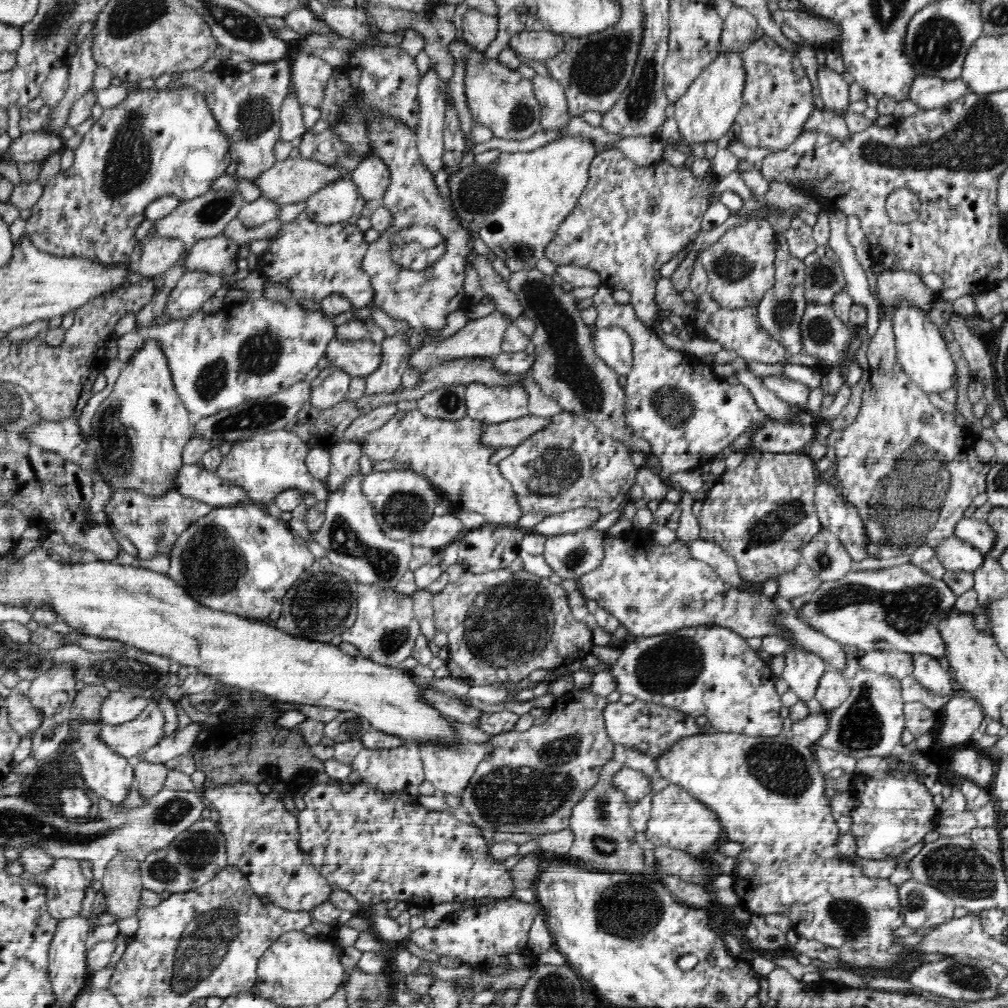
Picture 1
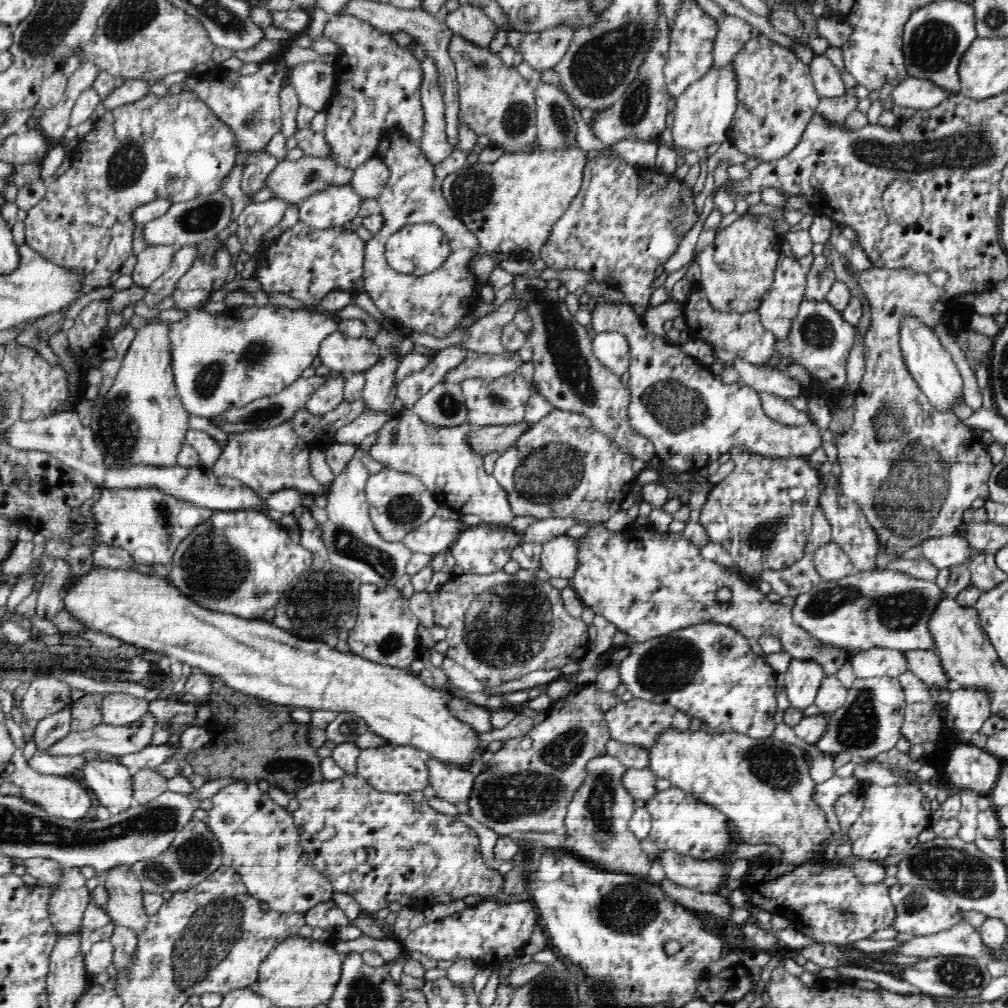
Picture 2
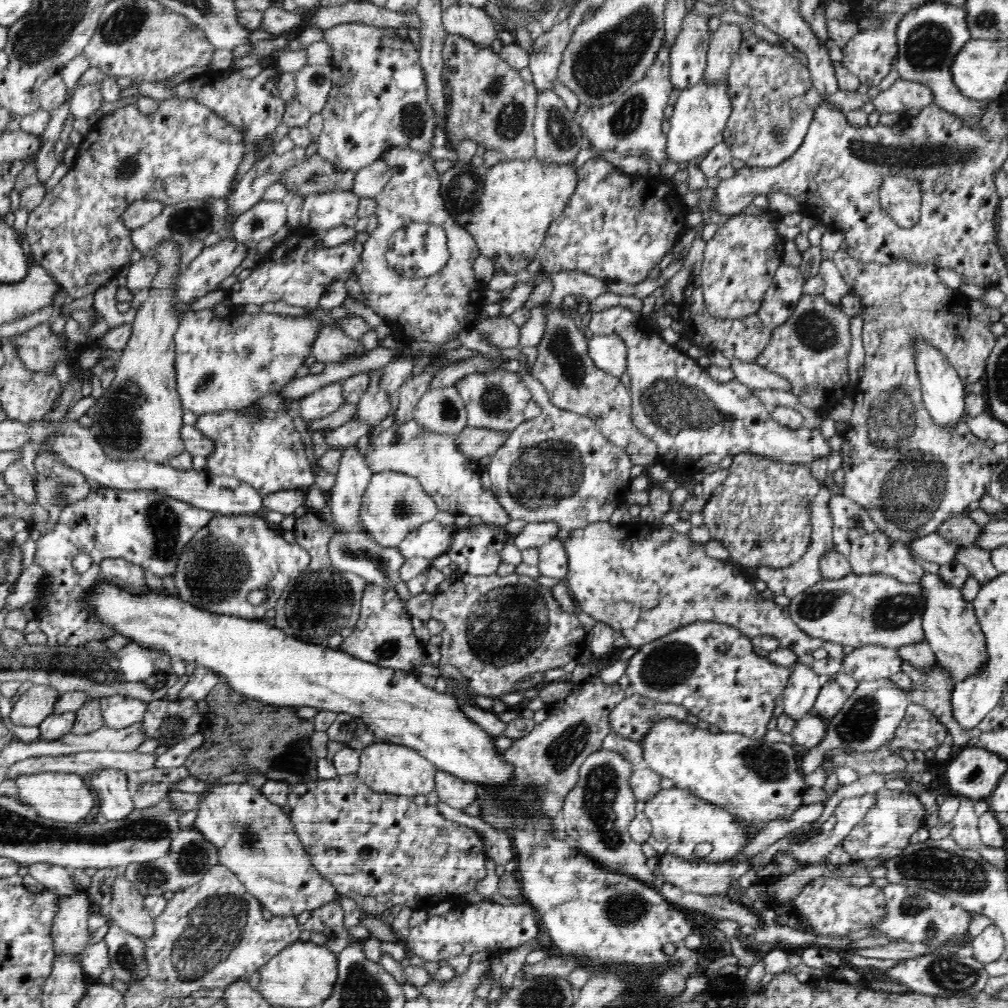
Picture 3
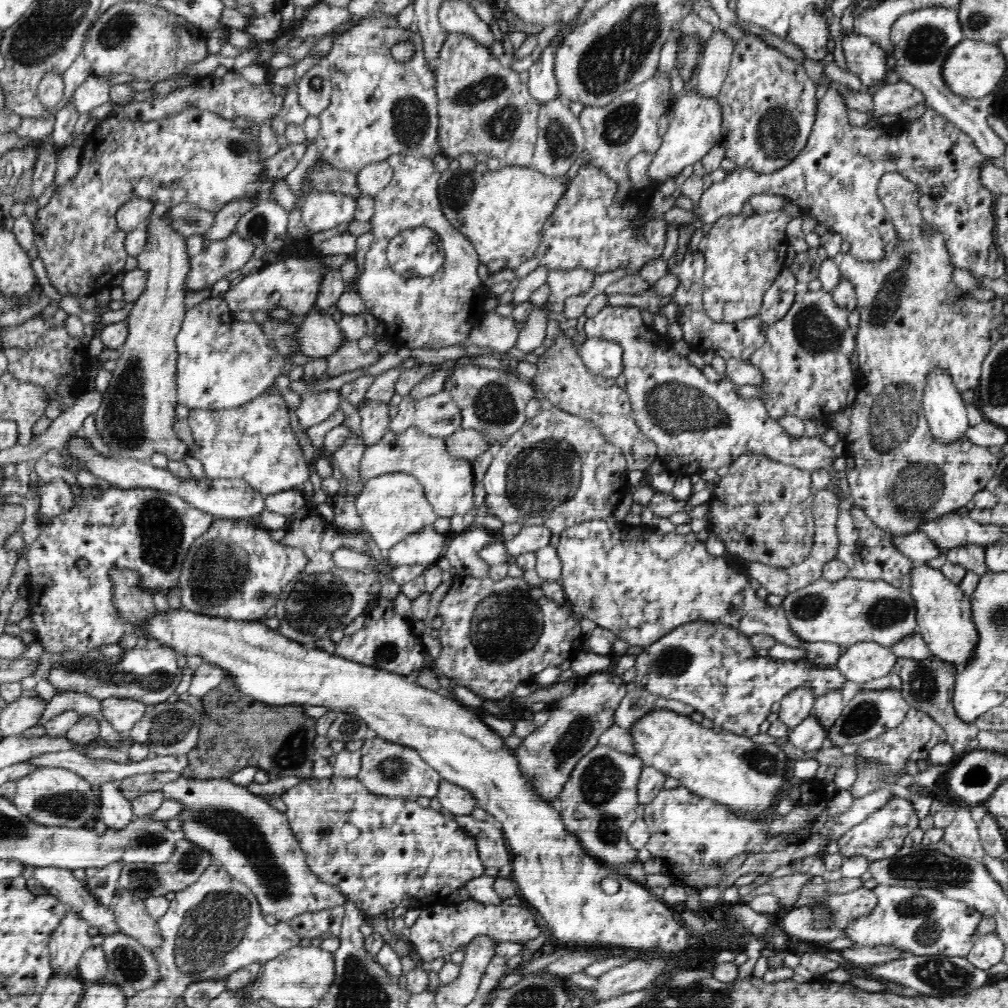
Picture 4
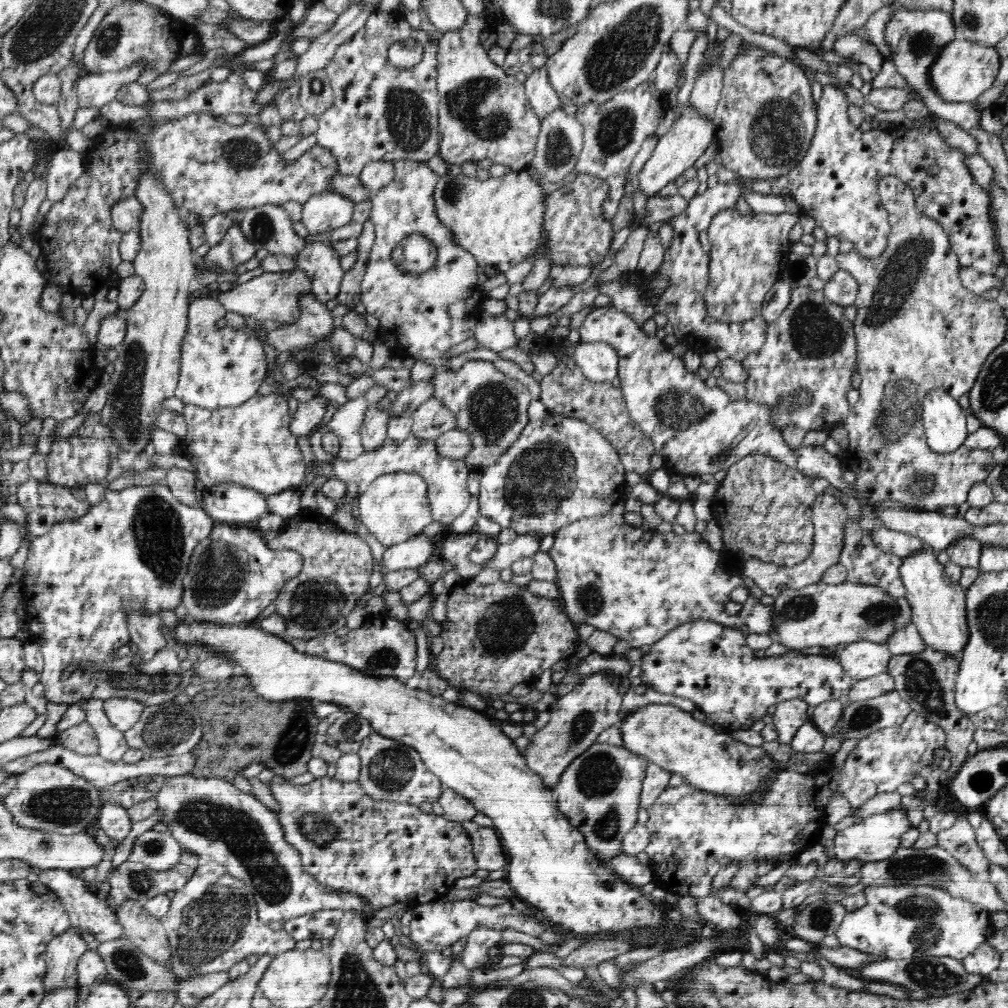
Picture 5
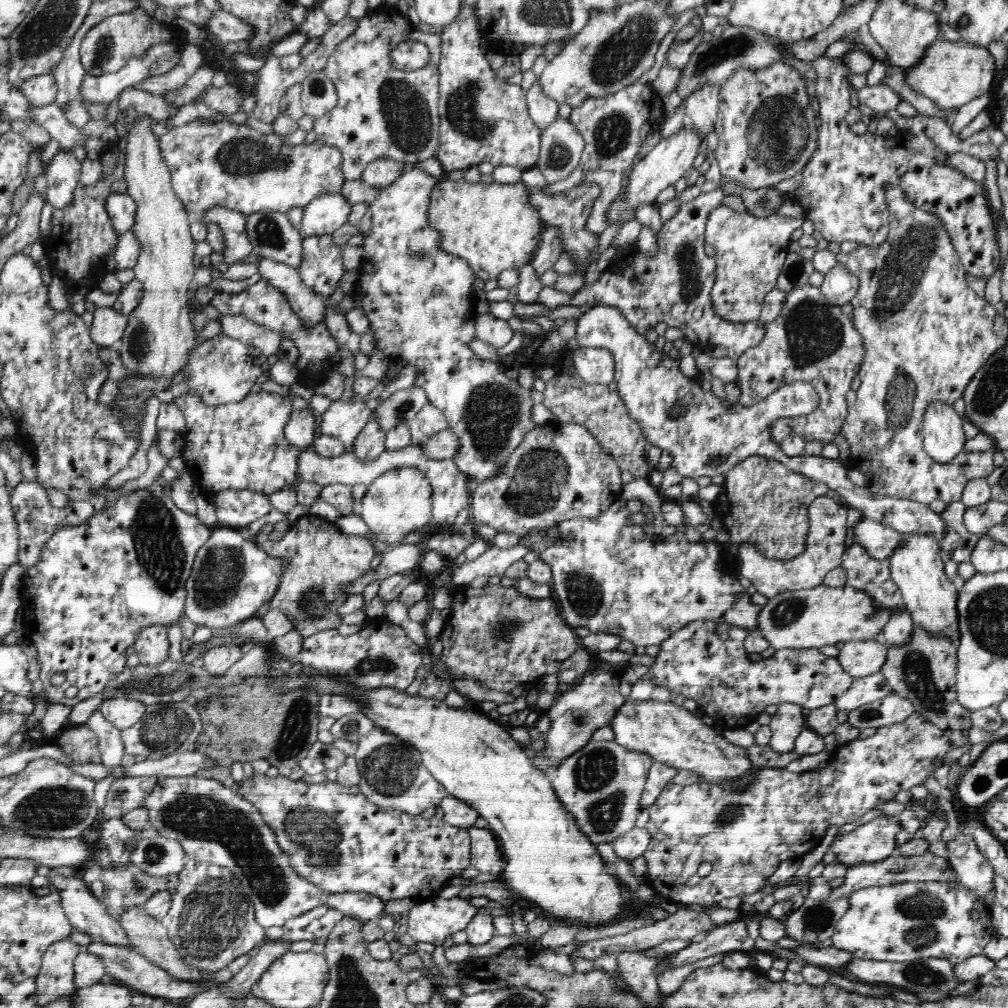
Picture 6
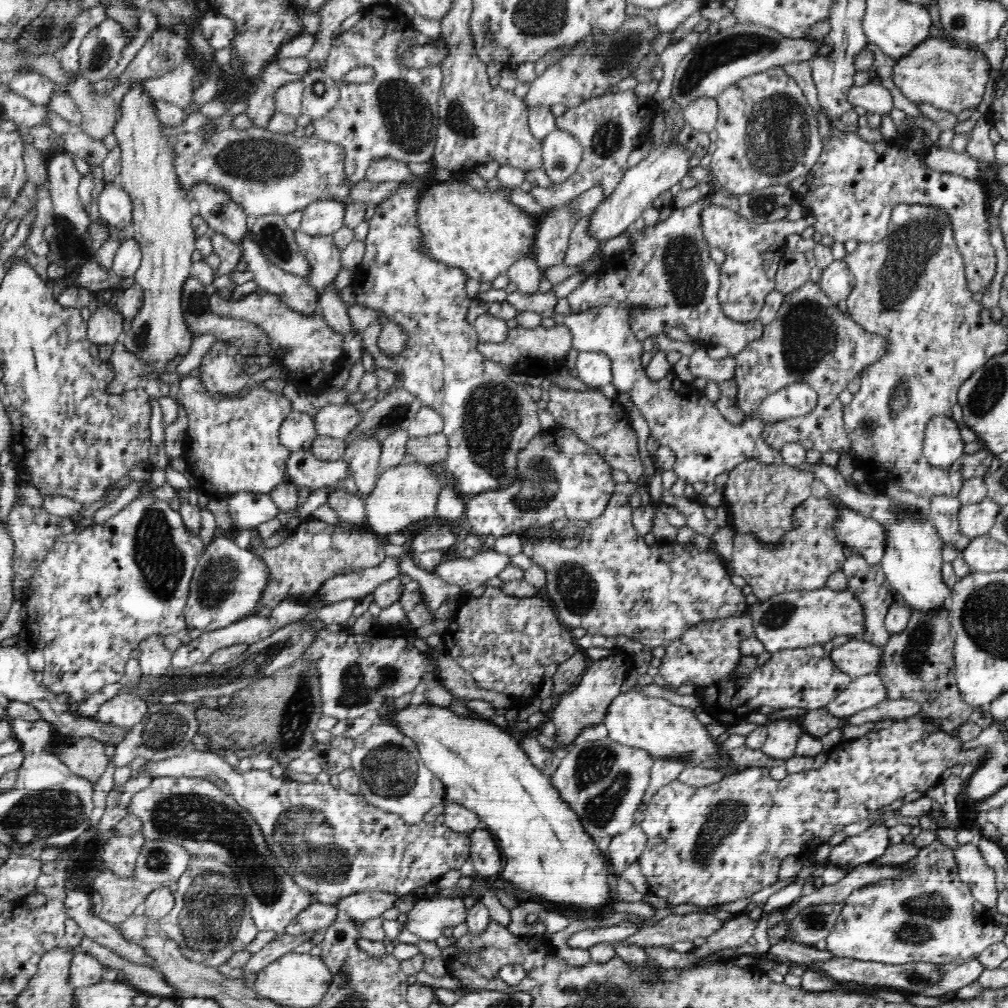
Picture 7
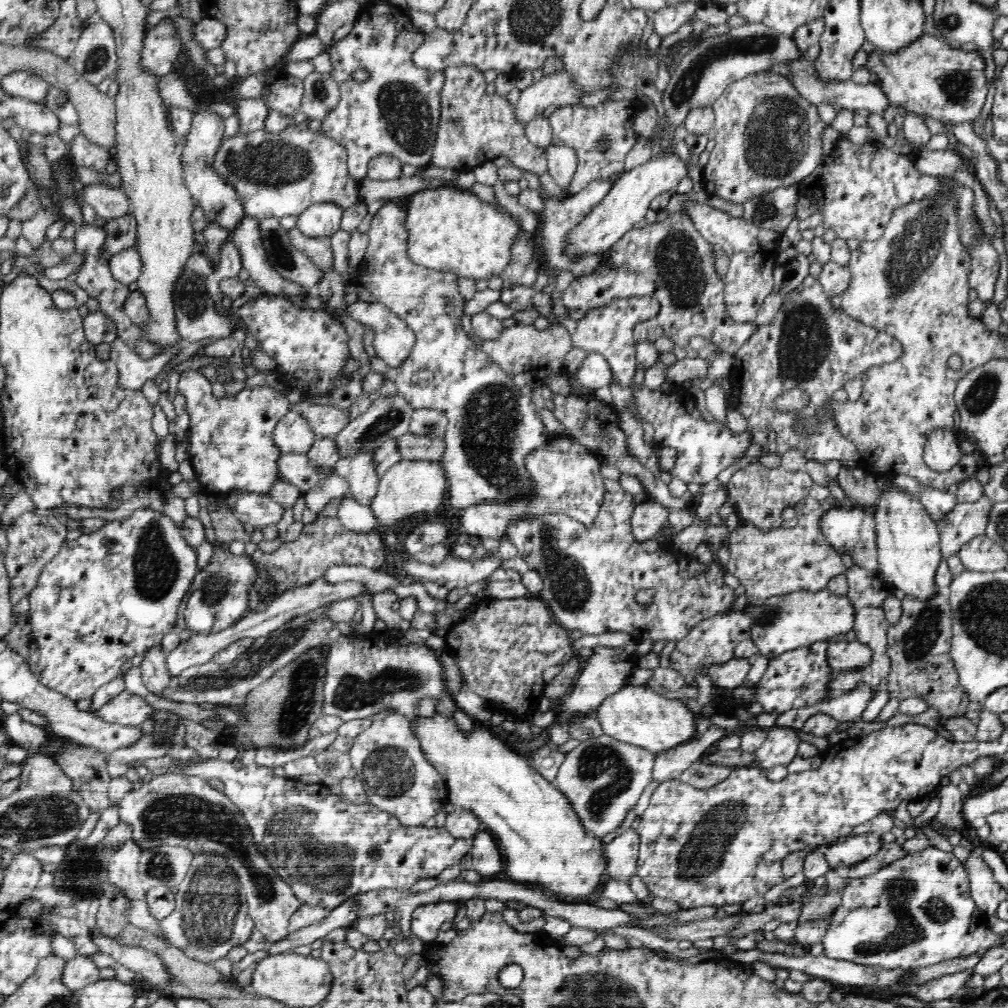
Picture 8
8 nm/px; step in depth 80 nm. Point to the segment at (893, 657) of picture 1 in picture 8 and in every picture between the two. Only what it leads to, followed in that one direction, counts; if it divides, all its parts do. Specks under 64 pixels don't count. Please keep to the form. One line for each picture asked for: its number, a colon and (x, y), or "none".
2: (891, 663)
3: (871, 662)
4: (863, 662)
5: (861, 660)
6: (860, 659)
7: (854, 657)
8: (844, 654)

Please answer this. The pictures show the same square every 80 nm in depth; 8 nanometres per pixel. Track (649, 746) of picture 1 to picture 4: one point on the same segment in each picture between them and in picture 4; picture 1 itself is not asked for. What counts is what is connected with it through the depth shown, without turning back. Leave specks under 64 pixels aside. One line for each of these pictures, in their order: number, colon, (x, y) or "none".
2: (640, 722)
3: (631, 718)
4: (636, 704)

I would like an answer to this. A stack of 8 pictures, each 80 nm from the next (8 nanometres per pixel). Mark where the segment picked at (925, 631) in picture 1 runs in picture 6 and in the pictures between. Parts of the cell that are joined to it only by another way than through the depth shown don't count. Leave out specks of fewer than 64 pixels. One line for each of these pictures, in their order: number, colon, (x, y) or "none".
2: (885, 609)
3: (858, 610)
4: (851, 611)
5: (824, 615)
6: (803, 619)

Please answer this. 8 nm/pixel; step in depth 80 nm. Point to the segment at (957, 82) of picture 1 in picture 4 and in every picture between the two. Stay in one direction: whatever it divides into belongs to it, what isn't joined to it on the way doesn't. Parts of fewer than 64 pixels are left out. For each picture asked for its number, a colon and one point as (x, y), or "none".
2: (915, 93)
3: (903, 95)
4: (893, 98)

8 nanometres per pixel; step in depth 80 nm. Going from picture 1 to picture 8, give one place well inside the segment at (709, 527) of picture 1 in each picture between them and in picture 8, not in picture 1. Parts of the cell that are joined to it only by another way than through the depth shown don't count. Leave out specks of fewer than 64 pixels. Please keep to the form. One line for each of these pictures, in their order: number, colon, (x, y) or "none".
2: (761, 513)
3: (761, 513)
4: (761, 509)
5: (764, 508)
6: (762, 502)
7: (760, 498)
8: (760, 494)

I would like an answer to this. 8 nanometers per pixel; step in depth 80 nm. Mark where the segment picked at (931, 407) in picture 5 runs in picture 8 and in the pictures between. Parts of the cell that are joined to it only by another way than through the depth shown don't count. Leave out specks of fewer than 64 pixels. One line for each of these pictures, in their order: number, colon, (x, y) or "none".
6: (943, 437)
7: (943, 446)
8: (942, 451)

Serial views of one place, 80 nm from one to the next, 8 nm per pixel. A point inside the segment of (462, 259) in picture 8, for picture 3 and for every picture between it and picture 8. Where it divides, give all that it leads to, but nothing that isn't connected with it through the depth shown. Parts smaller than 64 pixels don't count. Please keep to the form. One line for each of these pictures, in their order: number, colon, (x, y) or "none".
3: (507, 208)
4: (502, 213)
5: (499, 221)
6: (493, 227)
7: (482, 233)

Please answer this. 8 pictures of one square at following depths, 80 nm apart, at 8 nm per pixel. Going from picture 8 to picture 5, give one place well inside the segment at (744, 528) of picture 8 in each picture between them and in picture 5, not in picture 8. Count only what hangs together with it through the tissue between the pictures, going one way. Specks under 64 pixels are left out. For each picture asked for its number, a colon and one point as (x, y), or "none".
5: (829, 515)
6: (826, 541)
7: (809, 554)

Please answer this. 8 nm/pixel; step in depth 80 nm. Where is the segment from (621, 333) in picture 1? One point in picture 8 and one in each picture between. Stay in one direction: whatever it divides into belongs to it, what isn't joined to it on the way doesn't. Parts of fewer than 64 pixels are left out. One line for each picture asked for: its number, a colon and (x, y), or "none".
2: (612, 350)
3: (609, 353)
4: (603, 357)
5: (599, 362)
6: (595, 366)
7: (594, 369)
8: (594, 371)

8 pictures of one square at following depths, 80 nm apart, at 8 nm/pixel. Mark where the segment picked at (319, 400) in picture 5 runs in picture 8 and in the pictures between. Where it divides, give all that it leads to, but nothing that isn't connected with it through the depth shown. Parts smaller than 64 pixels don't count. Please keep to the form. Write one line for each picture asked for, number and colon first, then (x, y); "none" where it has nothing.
6: (299, 431)
7: (297, 431)
8: (292, 434)

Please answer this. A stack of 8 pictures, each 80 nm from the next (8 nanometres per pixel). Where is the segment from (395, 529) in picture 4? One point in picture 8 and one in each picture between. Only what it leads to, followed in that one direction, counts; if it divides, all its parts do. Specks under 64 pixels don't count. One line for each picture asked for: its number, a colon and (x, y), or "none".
5: (394, 507)
6: (398, 502)
7: (407, 493)
8: (409, 488)

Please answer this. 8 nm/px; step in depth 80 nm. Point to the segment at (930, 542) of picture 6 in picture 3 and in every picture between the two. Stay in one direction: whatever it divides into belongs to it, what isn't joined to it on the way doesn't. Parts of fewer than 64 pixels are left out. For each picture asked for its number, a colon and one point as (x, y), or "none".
3: (951, 627)
4: (944, 619)
5: (938, 605)

